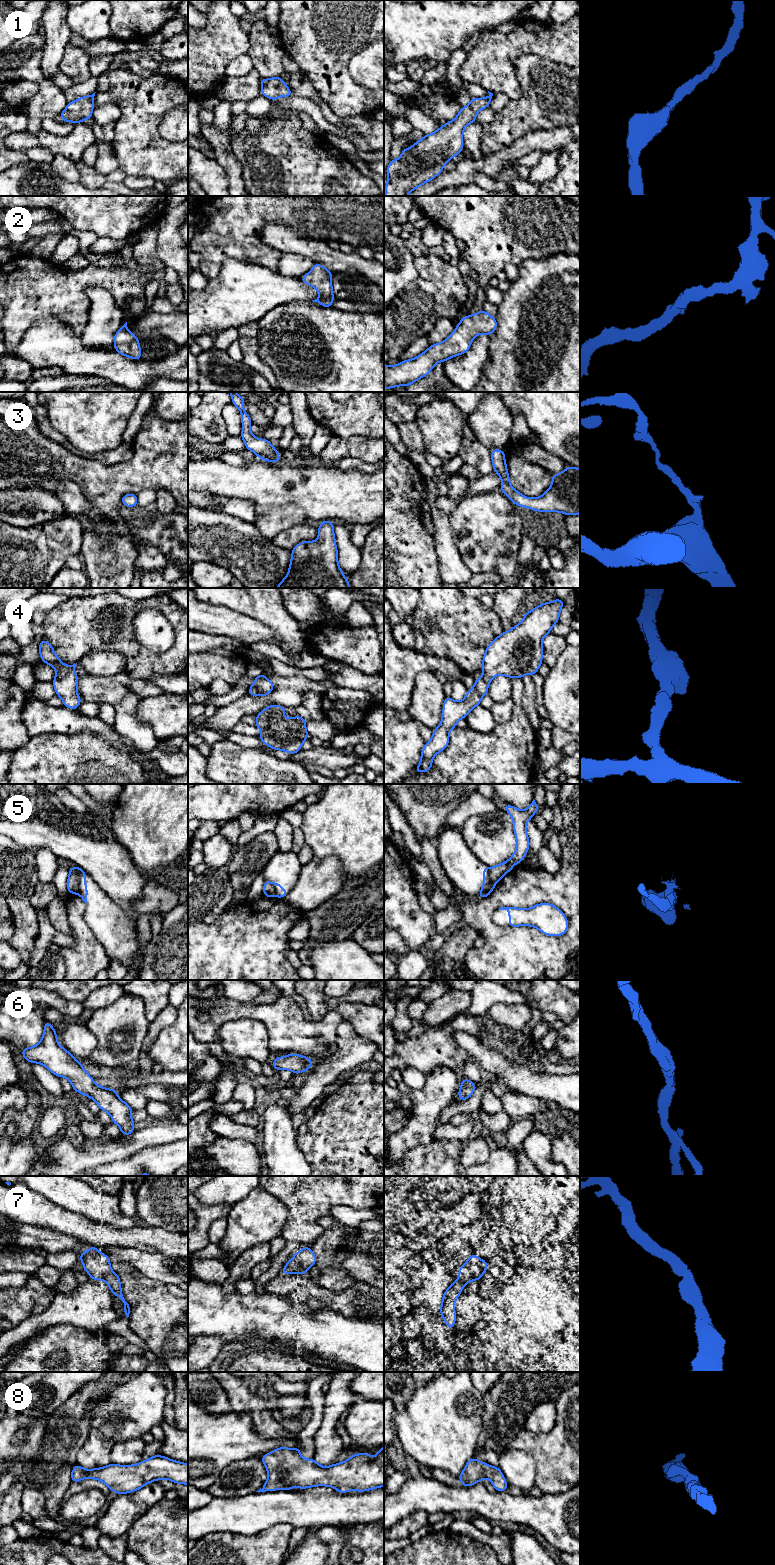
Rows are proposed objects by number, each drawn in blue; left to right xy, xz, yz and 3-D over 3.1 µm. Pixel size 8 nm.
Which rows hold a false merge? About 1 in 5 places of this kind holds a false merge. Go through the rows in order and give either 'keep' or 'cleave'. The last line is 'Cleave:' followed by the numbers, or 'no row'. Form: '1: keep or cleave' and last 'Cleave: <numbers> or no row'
1: keep
2: keep
3: keep
4: keep
5: cleave
6: keep
7: keep
8: keep
Cleave: 5

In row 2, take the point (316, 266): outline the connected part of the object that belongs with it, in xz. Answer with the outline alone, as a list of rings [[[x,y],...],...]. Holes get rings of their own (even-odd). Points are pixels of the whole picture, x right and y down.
[[[315,263],[312,270],[301,277],[301,280],[306,285],[316,288],[319,292],[319,297],[313,302],[319,303],[324,307],[332,307],[334,301],[333,286],[331,284],[331,277],[333,273],[322,265]]]

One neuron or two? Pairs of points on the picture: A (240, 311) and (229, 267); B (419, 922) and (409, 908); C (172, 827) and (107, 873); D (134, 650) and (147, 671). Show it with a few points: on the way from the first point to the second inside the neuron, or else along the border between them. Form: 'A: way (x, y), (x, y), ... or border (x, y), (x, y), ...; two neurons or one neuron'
A: way (240, 300), (240, 287), (236, 278); one neuron
B: way (416, 918), (413, 909); one neuron
C: border (116, 838), (129, 853), (133, 863), (144, 874); two neurons
D: way (135, 655), (144, 666); one neuron

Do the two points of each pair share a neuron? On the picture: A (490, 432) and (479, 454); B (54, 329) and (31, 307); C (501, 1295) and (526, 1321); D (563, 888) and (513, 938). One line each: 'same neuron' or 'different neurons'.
A: different neurons
B: different neurons
C: same neuron
D: same neuron

